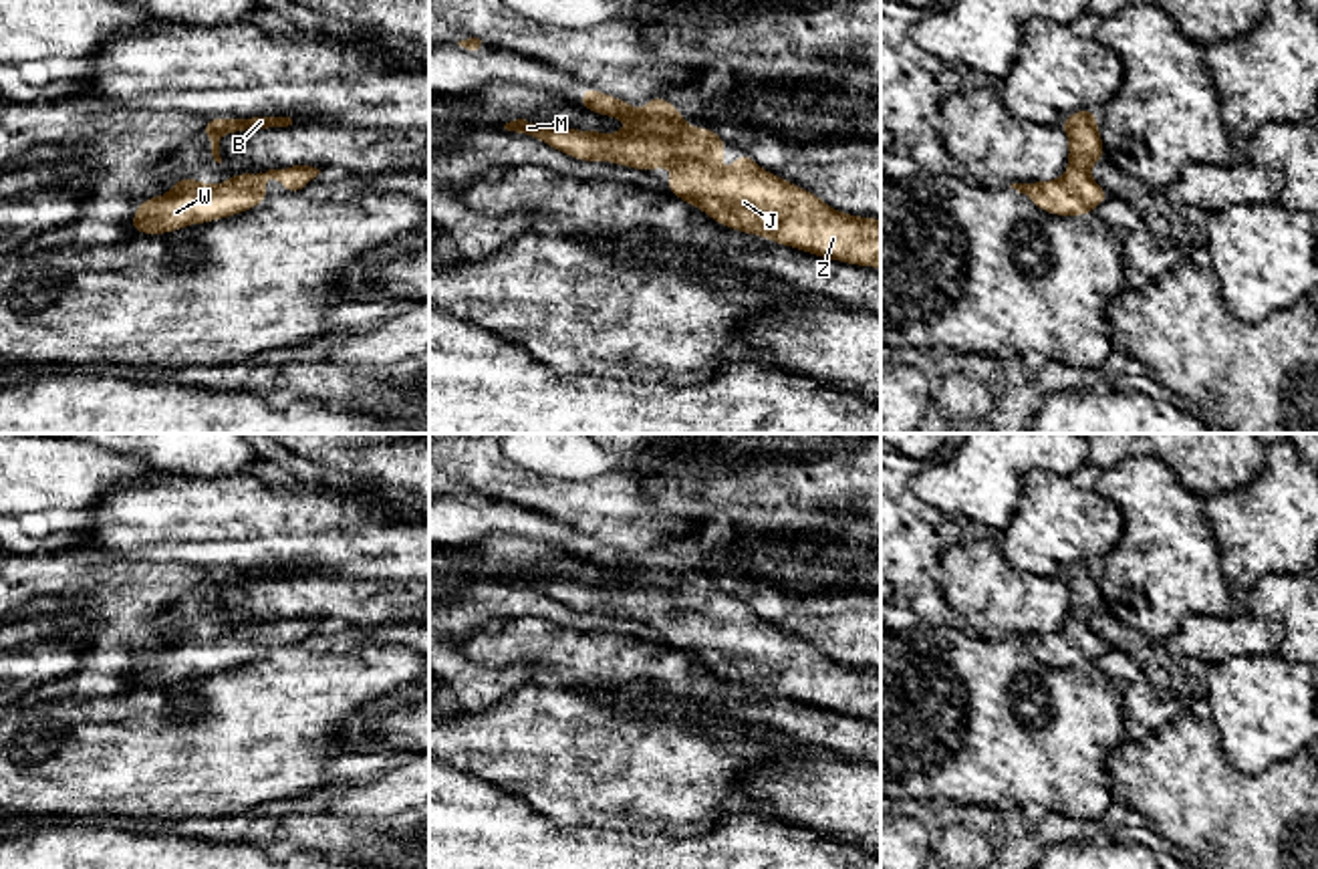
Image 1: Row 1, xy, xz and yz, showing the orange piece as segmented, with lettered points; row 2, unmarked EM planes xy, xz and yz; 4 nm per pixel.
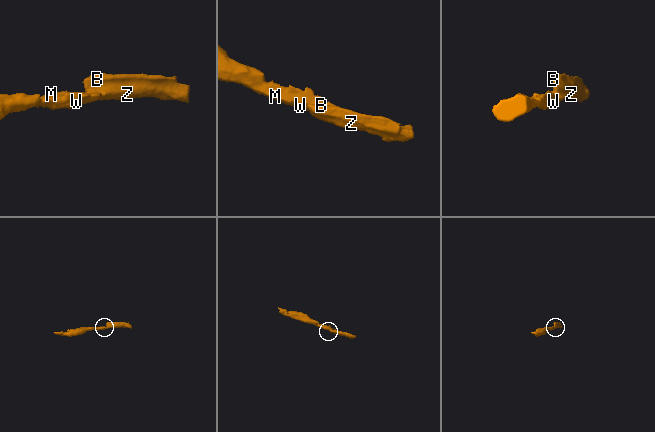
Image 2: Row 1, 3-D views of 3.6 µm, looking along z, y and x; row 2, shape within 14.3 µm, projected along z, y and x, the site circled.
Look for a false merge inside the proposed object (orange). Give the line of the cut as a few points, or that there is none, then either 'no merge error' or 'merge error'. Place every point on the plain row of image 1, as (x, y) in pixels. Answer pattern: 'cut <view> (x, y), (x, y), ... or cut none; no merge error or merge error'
cut none; no merge error

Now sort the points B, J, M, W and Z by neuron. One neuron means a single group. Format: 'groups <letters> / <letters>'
groups B J M W Z

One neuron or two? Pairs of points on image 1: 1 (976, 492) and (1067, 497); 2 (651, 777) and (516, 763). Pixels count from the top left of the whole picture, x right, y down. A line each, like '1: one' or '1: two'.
1: two
2: one

